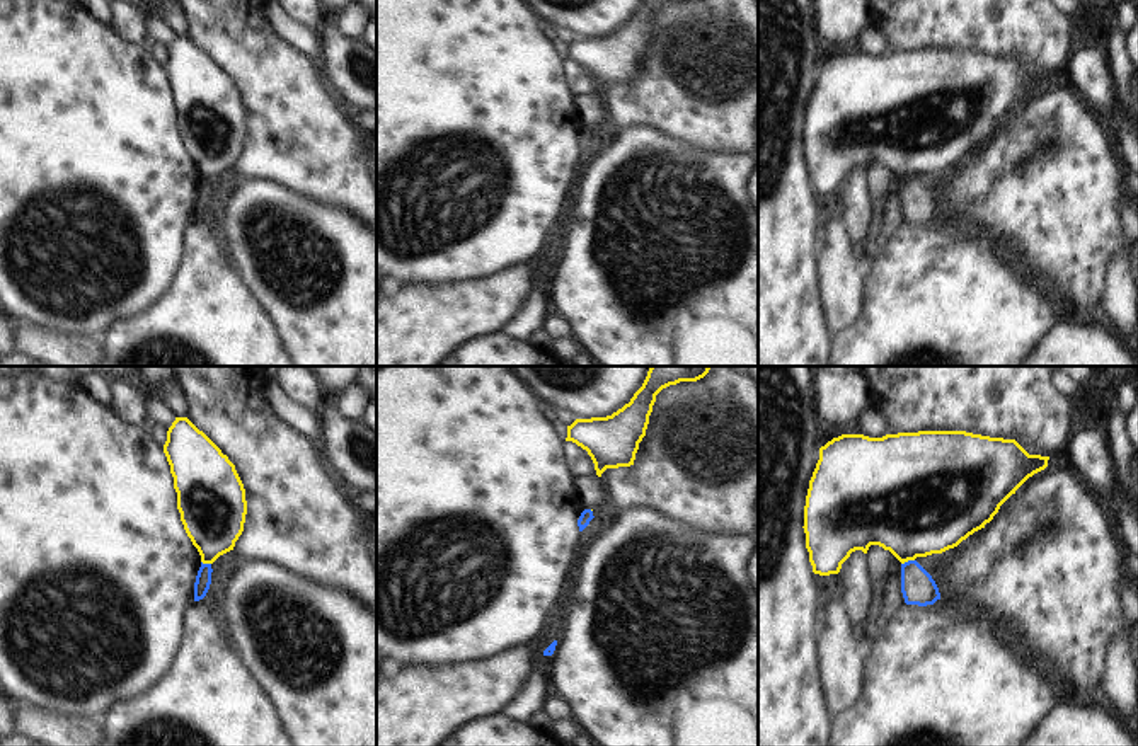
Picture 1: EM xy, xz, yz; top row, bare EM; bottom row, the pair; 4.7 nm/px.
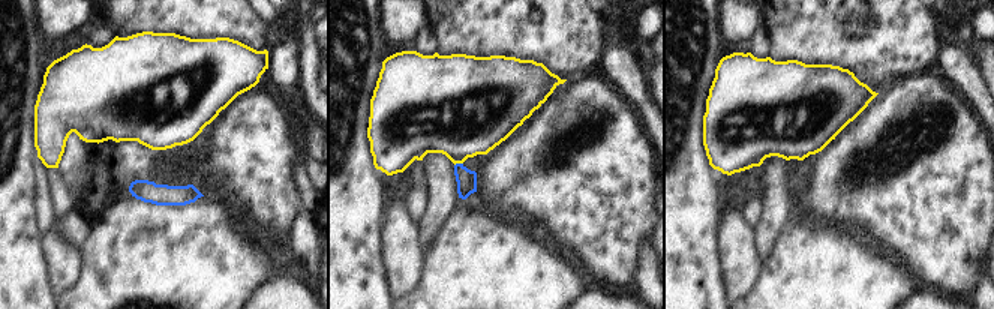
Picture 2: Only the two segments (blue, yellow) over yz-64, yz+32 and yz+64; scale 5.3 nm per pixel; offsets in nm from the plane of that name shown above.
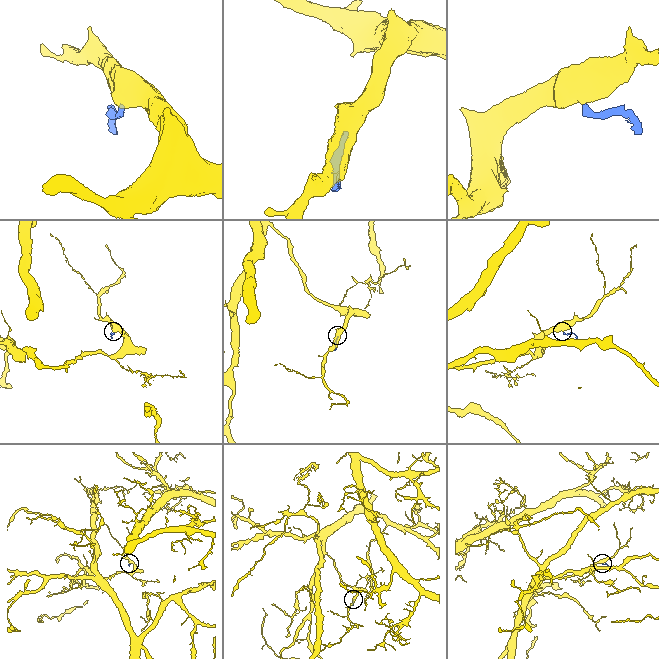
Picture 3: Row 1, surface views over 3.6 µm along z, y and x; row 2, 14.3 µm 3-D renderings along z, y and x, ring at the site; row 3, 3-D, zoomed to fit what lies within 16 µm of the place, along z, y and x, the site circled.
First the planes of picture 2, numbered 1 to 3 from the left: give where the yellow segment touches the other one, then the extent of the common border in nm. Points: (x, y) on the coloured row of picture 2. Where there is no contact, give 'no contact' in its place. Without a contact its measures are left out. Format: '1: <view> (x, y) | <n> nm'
1: no contact
2: yz+32 (458, 164) | 50 nm
3: no contact

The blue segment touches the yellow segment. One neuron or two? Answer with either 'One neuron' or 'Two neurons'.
Two neurons

